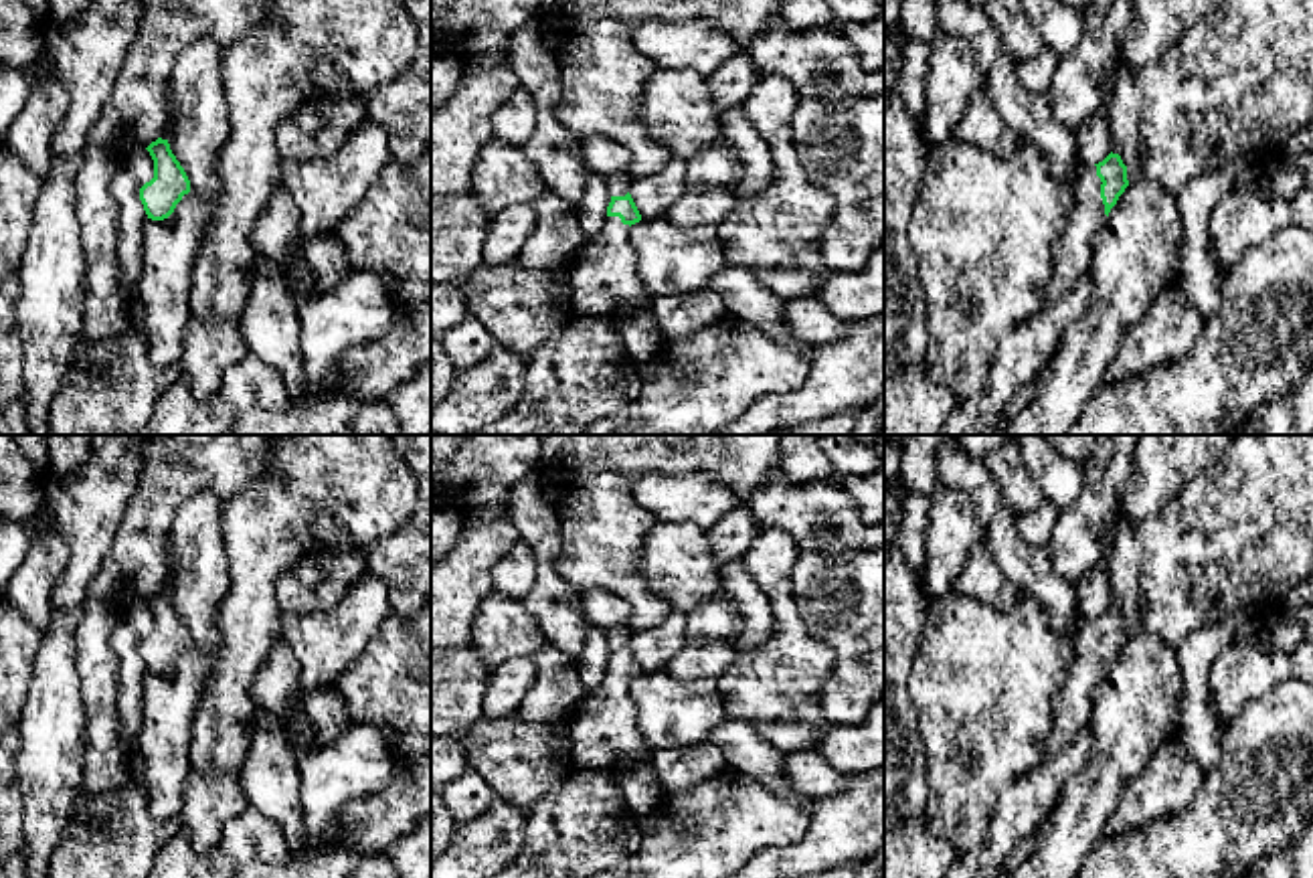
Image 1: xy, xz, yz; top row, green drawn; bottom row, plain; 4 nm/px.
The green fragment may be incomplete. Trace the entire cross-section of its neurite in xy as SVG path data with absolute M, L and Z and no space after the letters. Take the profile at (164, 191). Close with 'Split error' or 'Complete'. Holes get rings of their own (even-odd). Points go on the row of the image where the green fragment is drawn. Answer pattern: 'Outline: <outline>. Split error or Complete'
Outline: M172 95L168 99L168 113L164 136L146 148L154 160L154 178L140 188L140 200L152 221L168 218L182 196L190 192L190 180L168 144L168 131L174 119Z. Split error

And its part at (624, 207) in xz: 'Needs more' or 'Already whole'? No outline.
Needs more

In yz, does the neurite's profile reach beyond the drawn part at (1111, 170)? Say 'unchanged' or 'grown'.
grown

